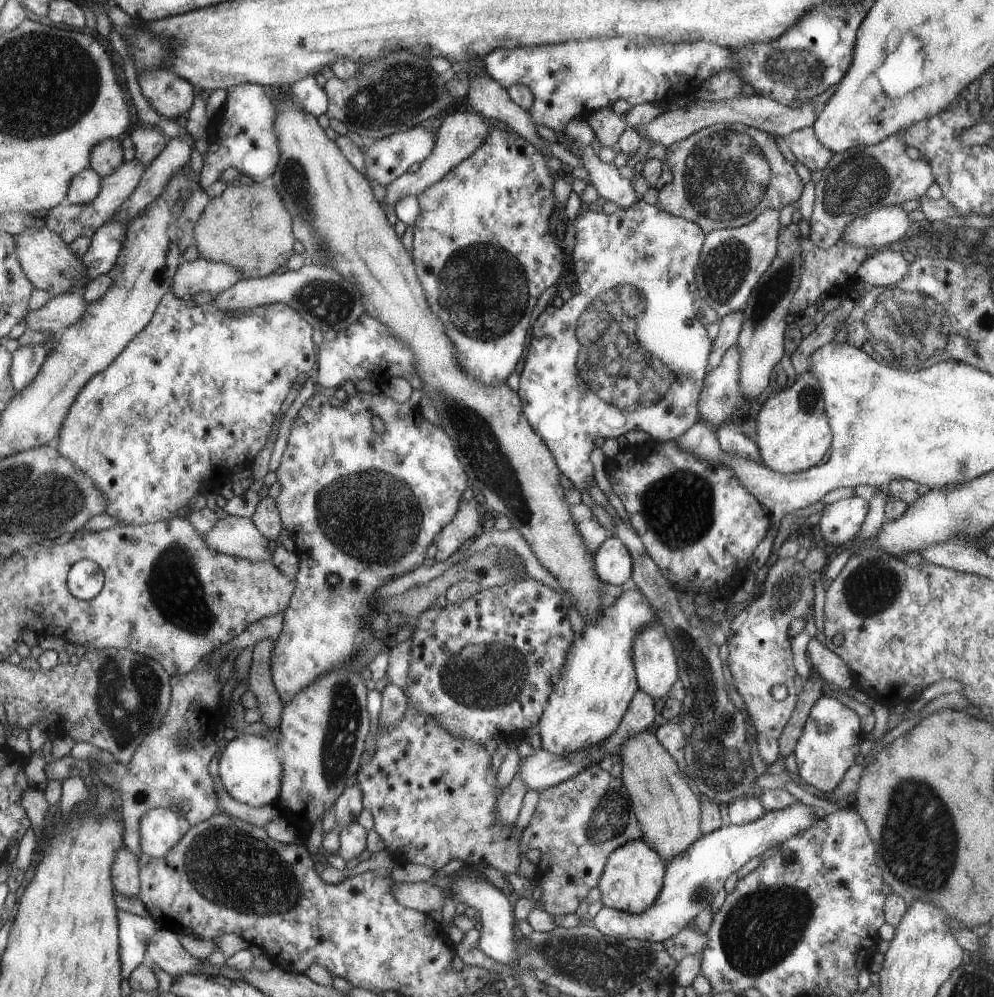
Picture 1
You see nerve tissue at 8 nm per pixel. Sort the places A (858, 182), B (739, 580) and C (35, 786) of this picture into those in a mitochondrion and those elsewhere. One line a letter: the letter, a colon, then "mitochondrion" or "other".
A: mitochondrion
B: other
C: other

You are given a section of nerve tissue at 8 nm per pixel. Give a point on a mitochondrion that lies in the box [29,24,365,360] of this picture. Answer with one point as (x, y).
(294, 180)

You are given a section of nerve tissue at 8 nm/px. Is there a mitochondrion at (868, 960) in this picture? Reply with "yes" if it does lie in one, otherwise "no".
no

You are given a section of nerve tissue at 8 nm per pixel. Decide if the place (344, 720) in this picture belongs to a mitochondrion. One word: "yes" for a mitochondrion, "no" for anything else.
yes

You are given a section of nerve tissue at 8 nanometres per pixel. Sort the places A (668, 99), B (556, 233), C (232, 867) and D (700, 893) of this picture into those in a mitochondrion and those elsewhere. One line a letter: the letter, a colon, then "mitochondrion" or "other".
A: other
B: other
C: mitochondrion
D: mitochondrion

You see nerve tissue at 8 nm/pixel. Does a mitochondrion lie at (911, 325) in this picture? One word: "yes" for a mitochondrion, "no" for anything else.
yes

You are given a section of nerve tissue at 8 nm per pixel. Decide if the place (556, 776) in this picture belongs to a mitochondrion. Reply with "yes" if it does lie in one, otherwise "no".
no

